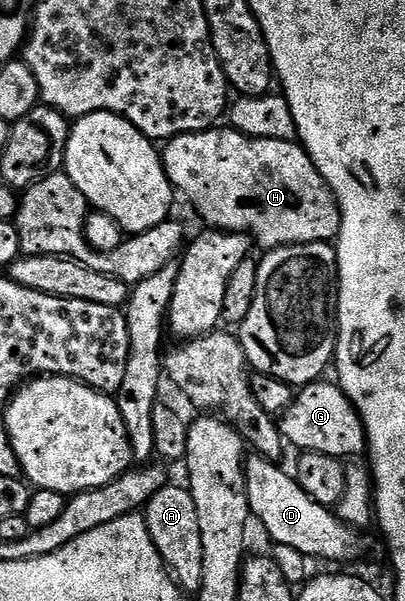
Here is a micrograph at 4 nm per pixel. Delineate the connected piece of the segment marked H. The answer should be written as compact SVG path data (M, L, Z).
M215 126L208 129L207 132L189 132L188 134L173 136L171 140L165 141L160 155L162 157L162 165L166 171L167 178L170 179L170 183L174 185L175 189L181 195L183 192L194 203L195 210L210 223L207 225L211 229L221 230L223 232L240 232L243 236L253 241L257 247L259 244L262 250L283 248L289 244L311 244L312 242L320 242L321 240L334 242L338 239L338 232L342 228L342 210L338 207L337 200L334 199L334 191L328 186L328 182L324 182L320 170L316 170L312 158L306 153L306 149L302 147L301 143L292 140L252 138L251 136L245 136L239 132L235 132L229 126Z

